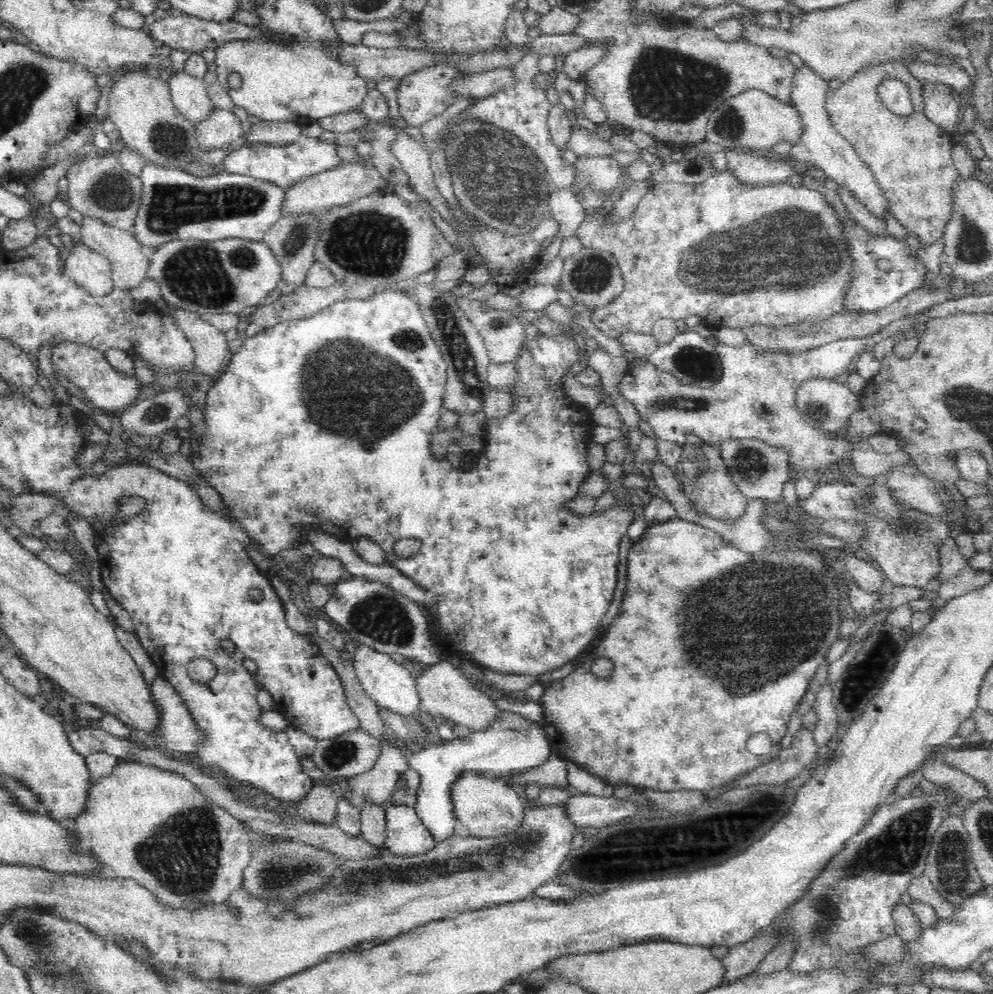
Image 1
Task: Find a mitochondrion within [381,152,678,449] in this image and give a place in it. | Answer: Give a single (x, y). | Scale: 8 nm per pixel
(463, 358)

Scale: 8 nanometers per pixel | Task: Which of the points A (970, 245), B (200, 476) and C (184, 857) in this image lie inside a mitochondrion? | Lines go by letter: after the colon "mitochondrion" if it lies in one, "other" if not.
A: mitochondrion
B: other
C: mitochondrion

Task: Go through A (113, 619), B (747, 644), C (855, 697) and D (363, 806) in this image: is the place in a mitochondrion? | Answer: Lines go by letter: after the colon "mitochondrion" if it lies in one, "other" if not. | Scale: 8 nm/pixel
A: other
B: mitochondrion
C: other
D: other

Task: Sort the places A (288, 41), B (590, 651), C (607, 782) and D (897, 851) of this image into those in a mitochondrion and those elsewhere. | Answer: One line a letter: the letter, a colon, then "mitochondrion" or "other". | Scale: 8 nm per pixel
A: other
B: other
C: other
D: mitochondrion

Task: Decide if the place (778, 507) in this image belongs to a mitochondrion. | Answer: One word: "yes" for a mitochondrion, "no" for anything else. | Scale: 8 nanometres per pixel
no

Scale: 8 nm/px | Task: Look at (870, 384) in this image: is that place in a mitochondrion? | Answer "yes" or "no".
no

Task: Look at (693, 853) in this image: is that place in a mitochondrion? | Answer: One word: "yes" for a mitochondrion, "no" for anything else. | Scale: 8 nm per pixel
no

